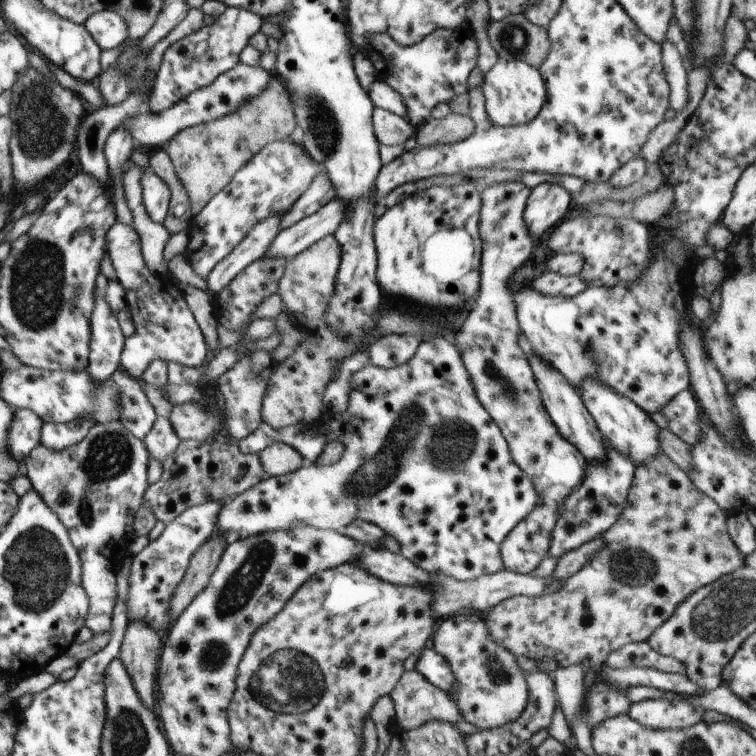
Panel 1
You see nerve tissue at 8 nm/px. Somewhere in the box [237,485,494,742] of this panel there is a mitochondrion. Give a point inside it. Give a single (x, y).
(287, 681)

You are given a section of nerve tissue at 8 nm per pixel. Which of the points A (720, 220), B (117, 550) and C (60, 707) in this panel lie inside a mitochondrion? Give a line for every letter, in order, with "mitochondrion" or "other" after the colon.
A: other
B: other
C: other

